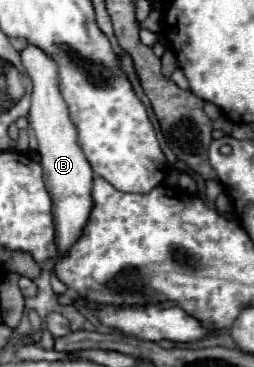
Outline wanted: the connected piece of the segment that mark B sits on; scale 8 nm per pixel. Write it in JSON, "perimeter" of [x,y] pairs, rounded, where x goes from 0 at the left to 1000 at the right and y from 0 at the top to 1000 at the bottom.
{"perimeter":[[[106,123],[83,139],[91,183],[130,226],[122,259],[122,302],[114,302],[114,346],[138,357],[154,390],[154,422],[169,450],[169,482],[185,520],[209,542],[209,602],[217,602],[217,662],[232,684],[264,684],[295,651],[319,640],[319,624],[343,608],[350,575],[366,564],[358,548],[358,499],[366,460],[335,433],[311,390],[303,390],[303,346],[272,324],[272,292],[256,292],[256,270],[240,270],[232,215],[224,215],[224,172],[177,150],[154,128]]]}

